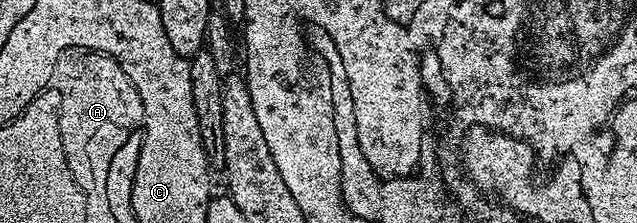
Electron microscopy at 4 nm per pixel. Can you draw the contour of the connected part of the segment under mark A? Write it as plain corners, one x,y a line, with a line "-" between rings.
71,47
66,49
58,57
58,65
54,76
54,86
58,89
58,93
62,97
62,105
60,106
60,132
62,133
62,149
66,155
82,155
82,145
88,147
100,147
106,145
106,149
116,149
122,141
128,129
144,129
144,106
142,105
142,97
138,97
138,89
134,89
134,85
130,81
130,77
126,77
126,73
116,62
108,55
104,55
100,51
90,51
87,47

